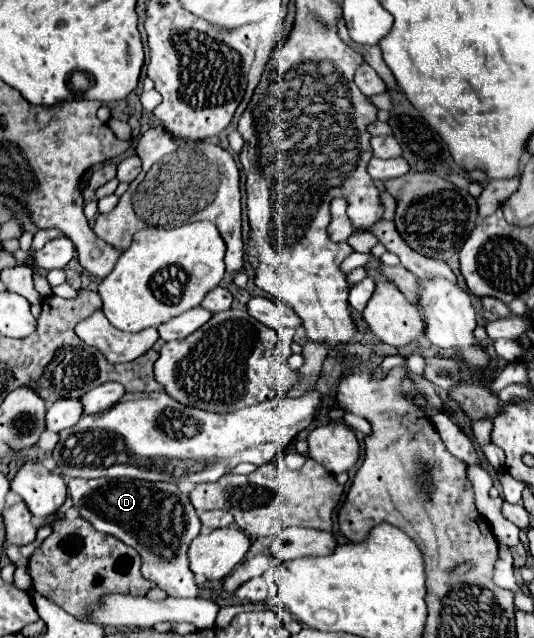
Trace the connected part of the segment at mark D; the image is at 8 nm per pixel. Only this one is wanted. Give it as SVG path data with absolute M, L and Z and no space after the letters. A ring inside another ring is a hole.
M72 478L68 482L68 494L78 514L98 532L116 536L140 554L144 578L156 582L158 588L174 598L198 596L198 586L188 566L186 552L190 542L200 534L202 524L188 494L180 492L176 484L130 478Z

